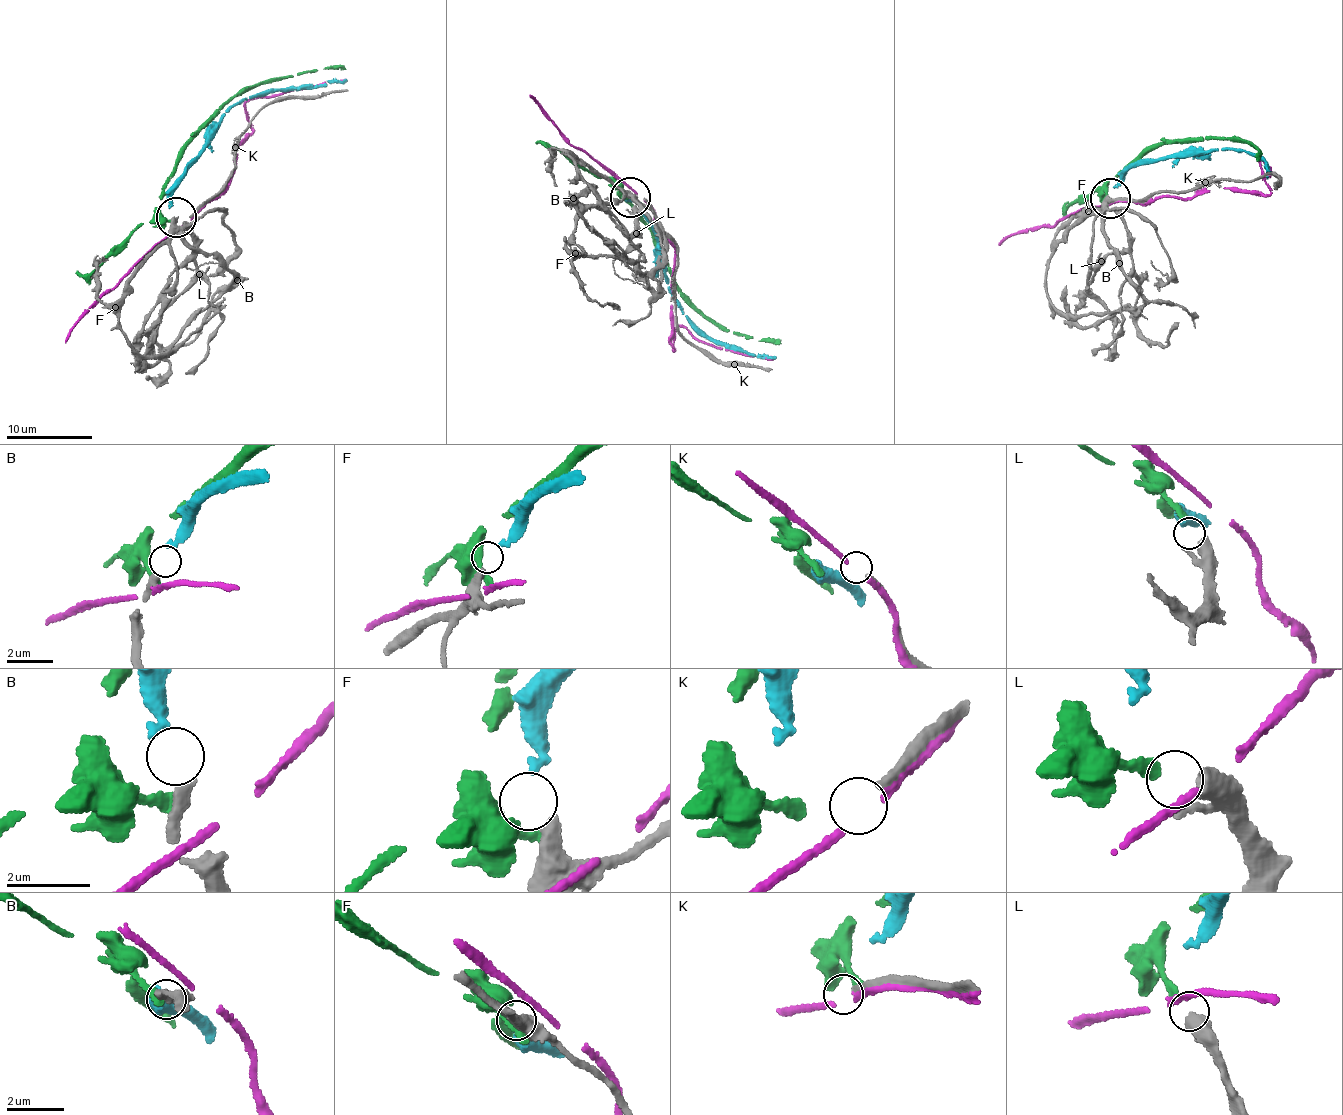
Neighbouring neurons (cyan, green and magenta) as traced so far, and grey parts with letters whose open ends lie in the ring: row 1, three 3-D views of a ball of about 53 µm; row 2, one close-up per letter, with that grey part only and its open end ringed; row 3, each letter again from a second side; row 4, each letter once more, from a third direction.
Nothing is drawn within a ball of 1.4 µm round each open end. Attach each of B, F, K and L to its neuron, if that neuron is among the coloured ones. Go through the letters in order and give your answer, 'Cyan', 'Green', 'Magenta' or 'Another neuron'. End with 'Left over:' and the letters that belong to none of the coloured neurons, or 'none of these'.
B: Another neuron
F: Cyan
K: Another neuron
L: Green
Left over: B, K

